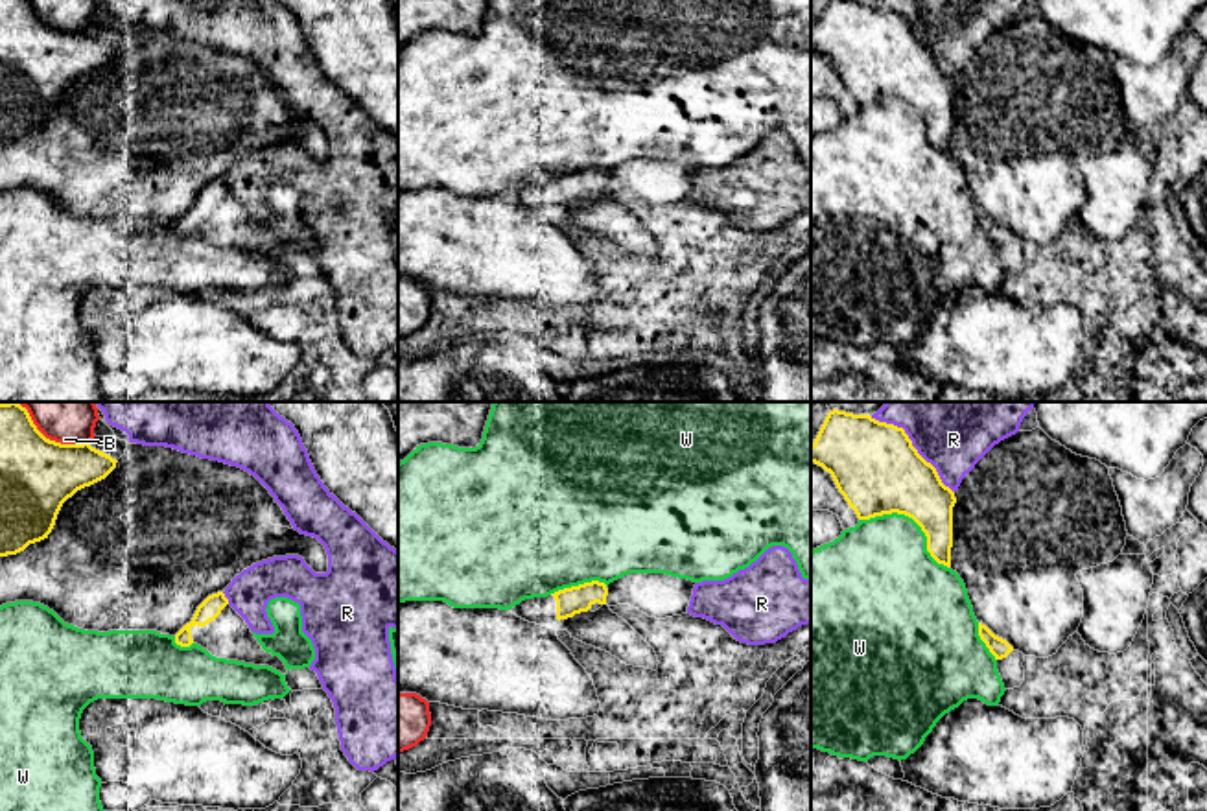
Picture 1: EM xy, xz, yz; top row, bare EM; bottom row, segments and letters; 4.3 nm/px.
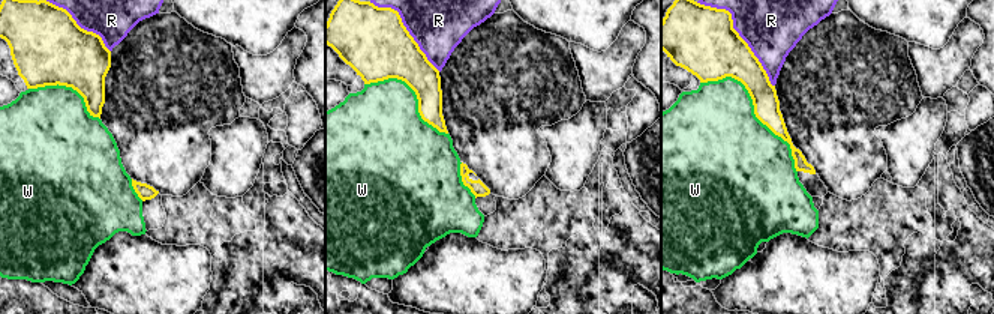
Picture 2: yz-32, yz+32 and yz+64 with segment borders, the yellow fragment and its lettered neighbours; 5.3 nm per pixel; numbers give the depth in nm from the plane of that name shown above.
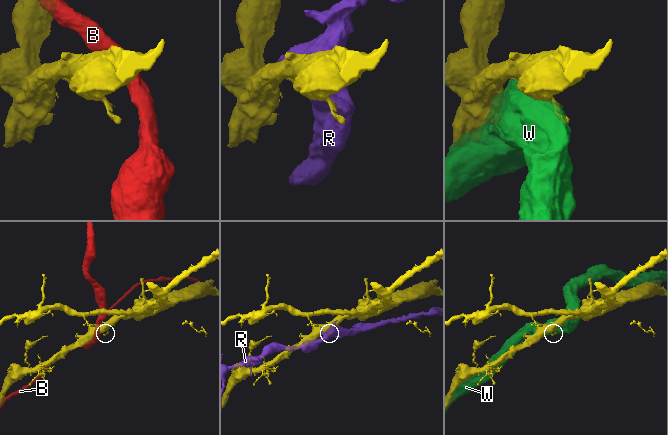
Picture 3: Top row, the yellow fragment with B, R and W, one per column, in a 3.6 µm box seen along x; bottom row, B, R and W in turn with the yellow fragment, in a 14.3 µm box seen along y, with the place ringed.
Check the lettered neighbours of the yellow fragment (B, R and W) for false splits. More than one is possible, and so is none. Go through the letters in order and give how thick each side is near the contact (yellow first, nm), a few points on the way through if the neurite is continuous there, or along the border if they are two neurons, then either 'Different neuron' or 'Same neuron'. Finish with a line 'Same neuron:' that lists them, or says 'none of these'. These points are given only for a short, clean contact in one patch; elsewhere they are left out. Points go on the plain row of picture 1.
B: Thickness 320 nm (yellow) against 140 nm. Different neuron
R: Thickness 380 nm (yellow) against 280 nm. Different neuron
W: Thickness 360 nm (yellow) against 420 nm. Same neuron
Same neuron: W

